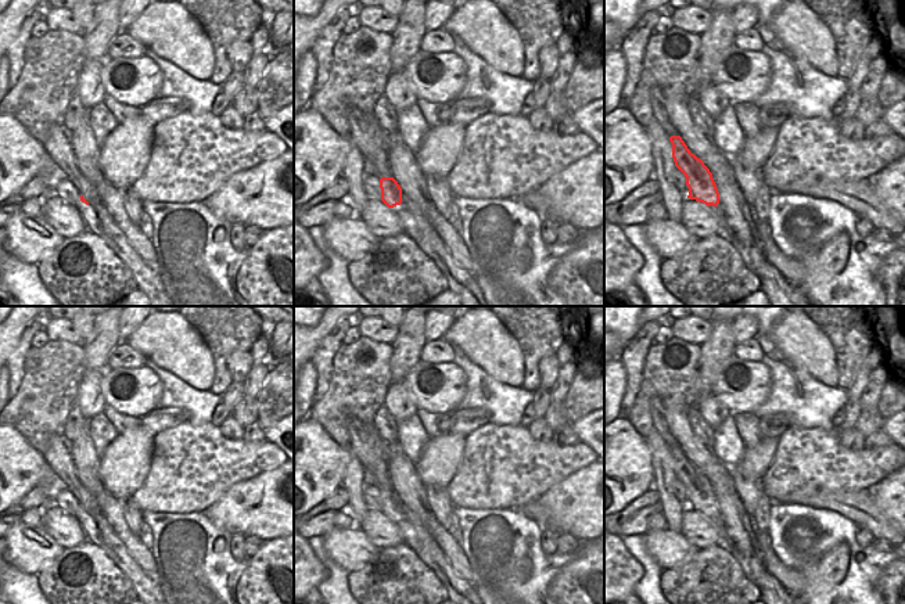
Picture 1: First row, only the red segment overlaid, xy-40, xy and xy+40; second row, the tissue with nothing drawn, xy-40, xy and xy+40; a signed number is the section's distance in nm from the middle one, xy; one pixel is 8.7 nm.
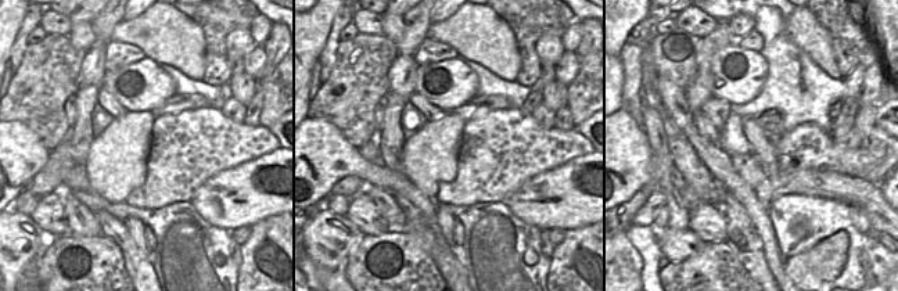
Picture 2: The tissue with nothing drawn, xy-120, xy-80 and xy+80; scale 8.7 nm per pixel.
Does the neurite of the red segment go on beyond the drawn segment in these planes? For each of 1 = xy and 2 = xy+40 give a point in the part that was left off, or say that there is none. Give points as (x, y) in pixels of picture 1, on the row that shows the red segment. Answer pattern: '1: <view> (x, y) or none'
1: xy (458, 277)
2: xy+40 (724, 230)

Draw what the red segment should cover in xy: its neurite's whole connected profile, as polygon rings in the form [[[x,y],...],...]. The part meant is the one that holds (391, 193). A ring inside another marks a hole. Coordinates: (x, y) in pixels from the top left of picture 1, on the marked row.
[[[381,177],[380,188],[381,201],[402,220],[403,233],[412,237],[421,251],[439,267],[448,281],[448,288],[452,292],[457,290],[471,292],[481,306],[486,306],[474,276],[468,270],[457,266],[450,252],[439,254],[438,248],[430,247],[431,240],[424,236],[417,226],[417,220],[413,217],[416,204],[402,191],[398,181],[394,177]]]

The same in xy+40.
[[[671,136],[669,141],[675,166],[686,177],[687,198],[703,202],[715,212],[719,222],[718,236],[723,237],[739,252],[740,248],[736,245],[736,238],[728,226],[728,220],[723,217],[723,202],[719,198],[712,173],[700,158],[690,152],[680,136]]]

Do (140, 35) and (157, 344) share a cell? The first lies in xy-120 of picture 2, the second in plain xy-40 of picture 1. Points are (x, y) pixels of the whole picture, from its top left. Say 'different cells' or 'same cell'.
same cell

